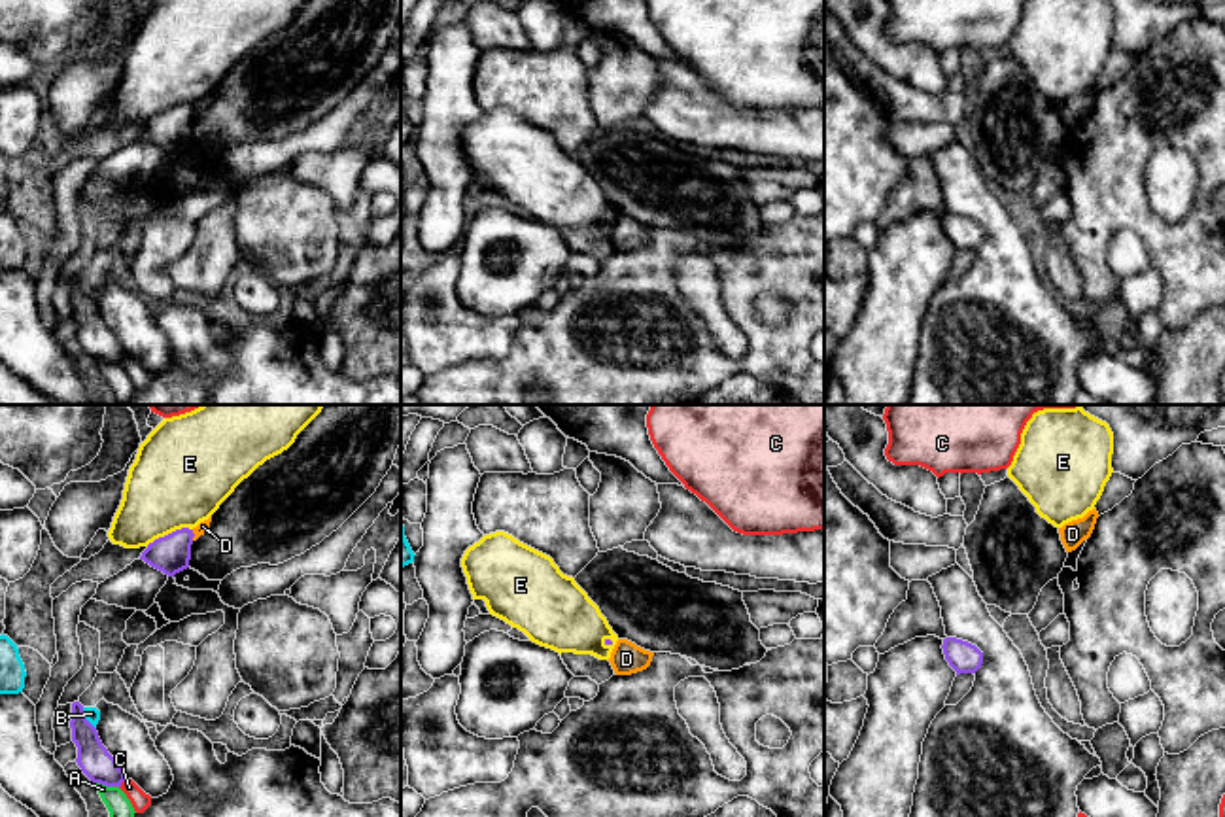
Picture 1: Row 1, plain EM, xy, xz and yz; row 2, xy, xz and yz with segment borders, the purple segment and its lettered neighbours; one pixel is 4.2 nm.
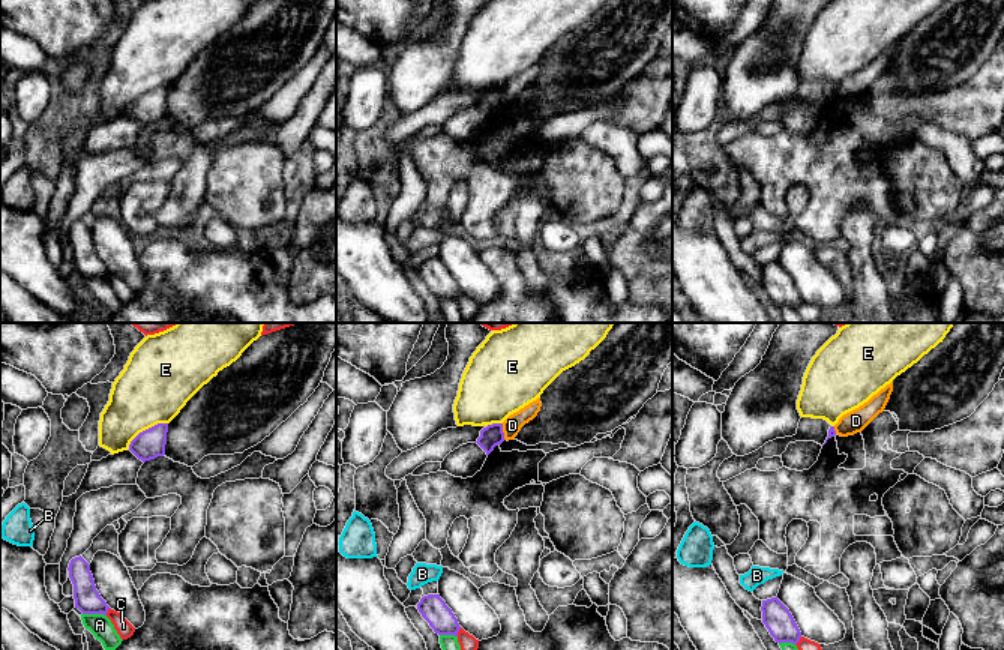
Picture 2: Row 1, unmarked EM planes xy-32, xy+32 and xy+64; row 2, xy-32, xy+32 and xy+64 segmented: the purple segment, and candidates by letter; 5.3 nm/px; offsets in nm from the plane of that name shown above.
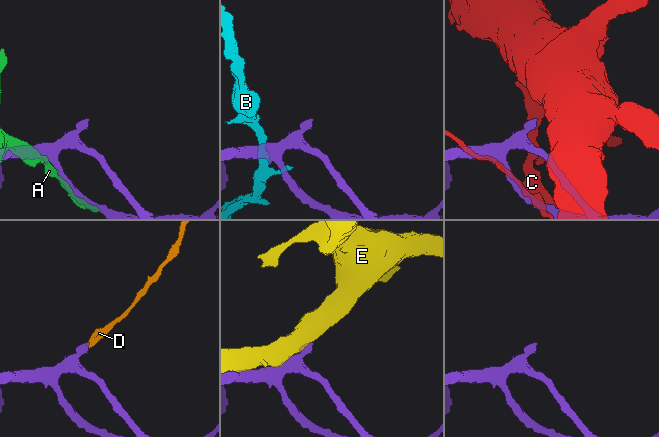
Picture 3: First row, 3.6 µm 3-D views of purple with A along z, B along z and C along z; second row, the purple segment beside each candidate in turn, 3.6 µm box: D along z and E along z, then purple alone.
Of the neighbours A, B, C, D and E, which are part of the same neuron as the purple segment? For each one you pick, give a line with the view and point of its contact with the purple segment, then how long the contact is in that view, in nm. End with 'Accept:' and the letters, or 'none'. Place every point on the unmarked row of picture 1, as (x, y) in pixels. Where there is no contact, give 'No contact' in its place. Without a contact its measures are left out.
Accept: none

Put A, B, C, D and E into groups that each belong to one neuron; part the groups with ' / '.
A / B / C / D / E

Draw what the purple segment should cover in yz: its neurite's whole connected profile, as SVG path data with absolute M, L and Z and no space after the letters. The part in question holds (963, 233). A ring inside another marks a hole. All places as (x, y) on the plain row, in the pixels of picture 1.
M945 214L941 225L957 252L975 250L983 240L983 229L968 217Z

